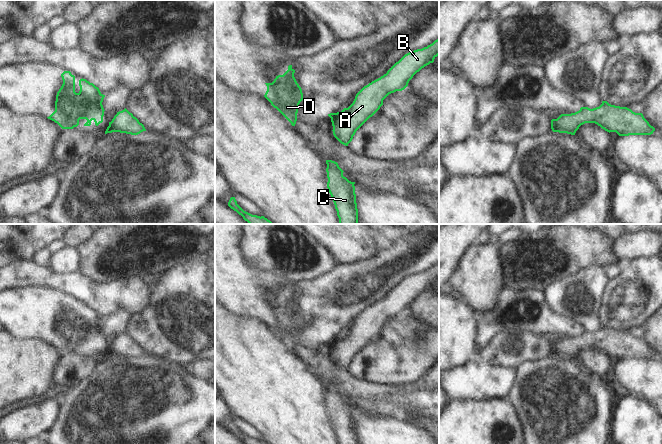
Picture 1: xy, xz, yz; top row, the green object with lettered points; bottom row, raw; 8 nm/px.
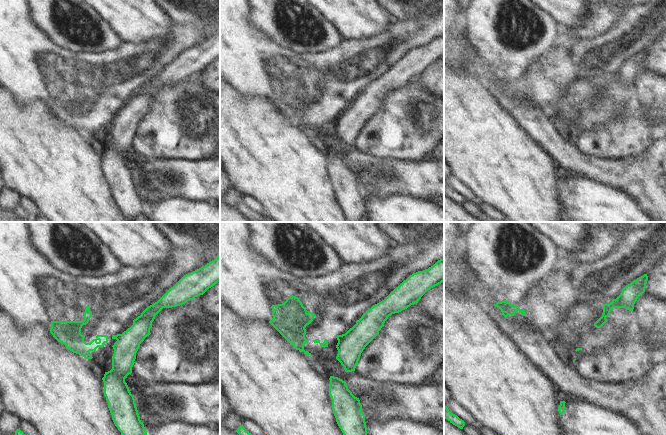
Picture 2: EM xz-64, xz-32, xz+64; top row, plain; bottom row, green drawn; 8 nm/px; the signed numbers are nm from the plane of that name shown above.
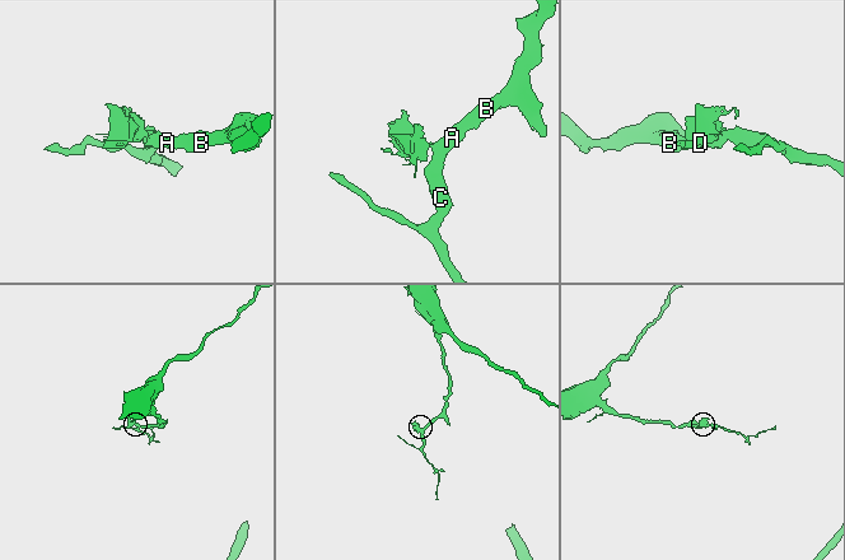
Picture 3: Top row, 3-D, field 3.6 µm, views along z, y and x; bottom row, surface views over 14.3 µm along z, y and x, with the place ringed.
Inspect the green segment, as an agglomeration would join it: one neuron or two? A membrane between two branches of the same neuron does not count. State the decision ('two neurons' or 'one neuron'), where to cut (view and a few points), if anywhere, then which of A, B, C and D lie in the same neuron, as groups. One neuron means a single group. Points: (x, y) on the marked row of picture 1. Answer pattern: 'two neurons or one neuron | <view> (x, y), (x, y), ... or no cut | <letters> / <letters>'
two neurons | yz (555, 119), (557, 131) | A B C / D

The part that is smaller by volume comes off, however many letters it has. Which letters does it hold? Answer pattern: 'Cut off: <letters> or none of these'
Cut off: D

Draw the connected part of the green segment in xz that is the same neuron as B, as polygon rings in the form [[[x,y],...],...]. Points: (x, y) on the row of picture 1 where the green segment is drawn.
[[[439,39],[427,47],[405,54],[386,74],[364,86],[353,103],[332,122],[334,137],[348,146],[356,131],[380,109],[383,100],[391,93],[404,90],[413,76],[433,63],[438,55]]]

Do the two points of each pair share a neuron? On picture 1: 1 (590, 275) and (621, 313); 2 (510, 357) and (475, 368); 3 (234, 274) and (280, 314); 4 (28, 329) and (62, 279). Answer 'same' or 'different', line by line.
1: different
2: different
3: same
4: different

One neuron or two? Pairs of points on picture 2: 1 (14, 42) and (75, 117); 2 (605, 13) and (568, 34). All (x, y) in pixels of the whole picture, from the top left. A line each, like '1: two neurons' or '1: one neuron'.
1: one neuron
2: one neuron

